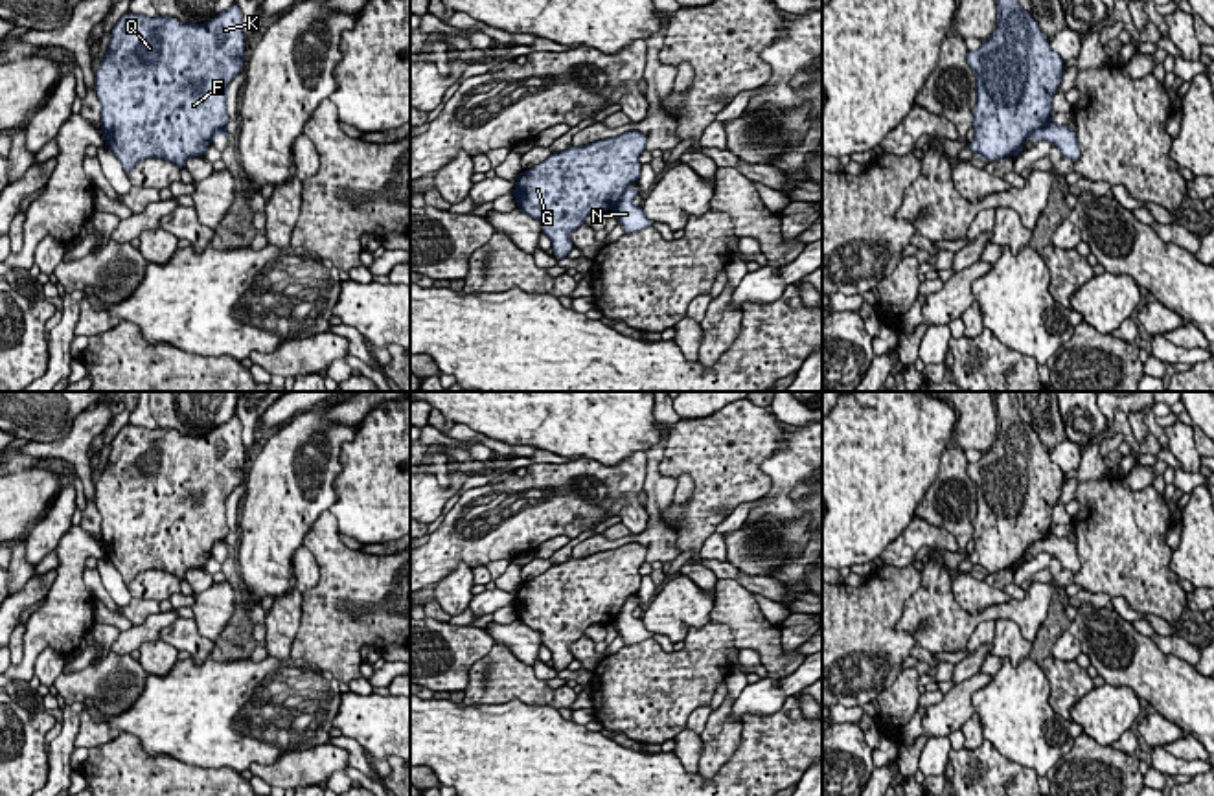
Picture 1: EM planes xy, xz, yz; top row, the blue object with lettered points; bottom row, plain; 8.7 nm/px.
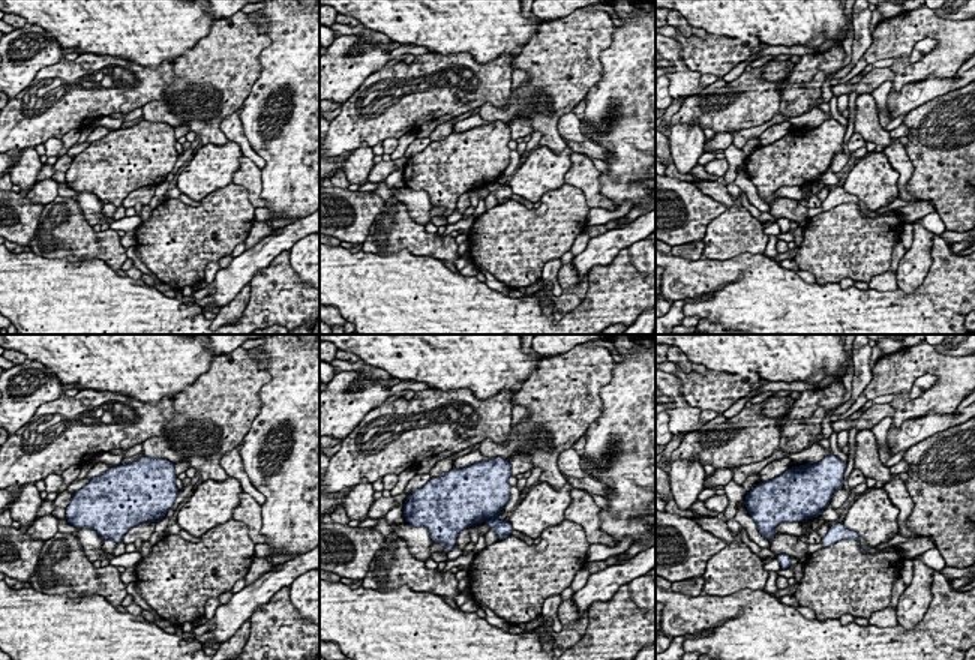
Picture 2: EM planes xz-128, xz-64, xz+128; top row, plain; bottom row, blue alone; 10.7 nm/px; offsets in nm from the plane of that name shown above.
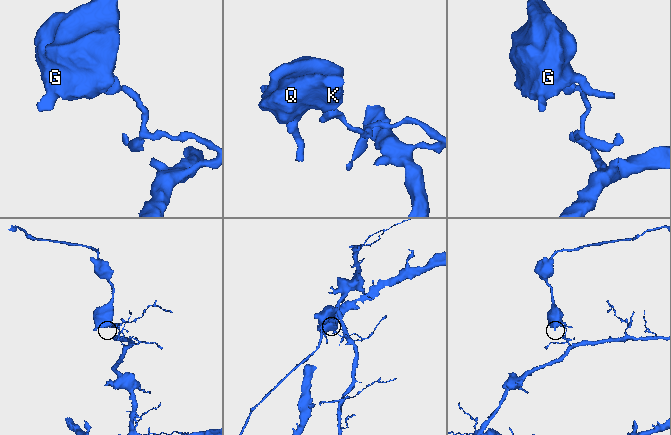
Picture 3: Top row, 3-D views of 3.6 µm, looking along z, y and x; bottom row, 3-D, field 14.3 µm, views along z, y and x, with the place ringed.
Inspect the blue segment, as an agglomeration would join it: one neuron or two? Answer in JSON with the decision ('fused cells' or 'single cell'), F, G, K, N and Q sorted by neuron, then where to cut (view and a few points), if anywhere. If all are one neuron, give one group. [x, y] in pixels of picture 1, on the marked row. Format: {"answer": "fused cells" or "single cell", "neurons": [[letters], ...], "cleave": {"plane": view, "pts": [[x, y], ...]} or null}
{"answer": "fused cells", "neurons": [["F", "G", "K", "Q"], ["N"]], "cleave": {"plane": "xz", "pts": [[626, 188], [613, 208]]}}

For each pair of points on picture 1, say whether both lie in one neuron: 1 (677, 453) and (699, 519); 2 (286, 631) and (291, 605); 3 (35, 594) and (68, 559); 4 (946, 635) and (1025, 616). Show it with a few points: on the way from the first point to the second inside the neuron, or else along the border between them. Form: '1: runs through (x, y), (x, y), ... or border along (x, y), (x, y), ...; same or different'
1: runs through (694, 469), (701, 477), (701, 502); same
2: runs through (286, 625), (286, 611); same
3: border along (57, 570), (50, 591), (43, 598); different
4: runs through (966, 622), (988, 613), (1005, 613); same

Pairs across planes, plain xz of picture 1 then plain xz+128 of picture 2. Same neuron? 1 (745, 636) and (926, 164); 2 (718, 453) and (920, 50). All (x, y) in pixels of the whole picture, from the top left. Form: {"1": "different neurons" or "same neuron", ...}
{"1": "same neuron", "2": "different neurons"}

